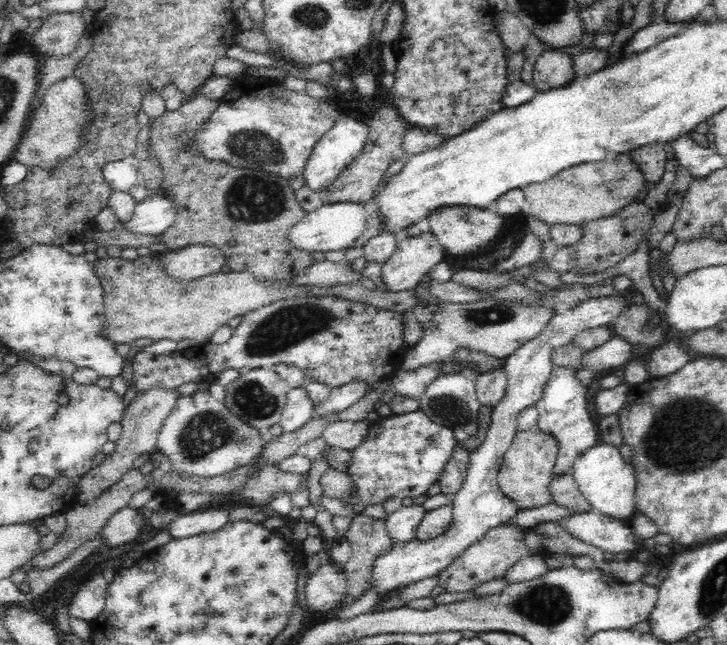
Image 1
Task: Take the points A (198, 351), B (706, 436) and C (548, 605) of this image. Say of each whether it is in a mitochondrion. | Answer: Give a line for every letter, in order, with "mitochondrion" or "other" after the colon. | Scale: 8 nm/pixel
A: other
B: mitochondrion
C: mitochondrion

